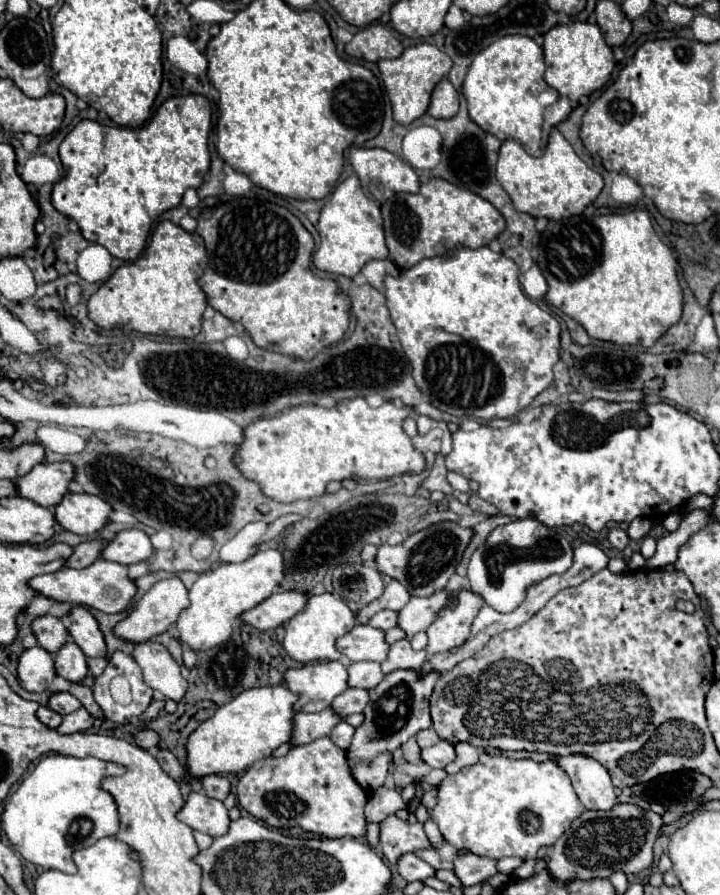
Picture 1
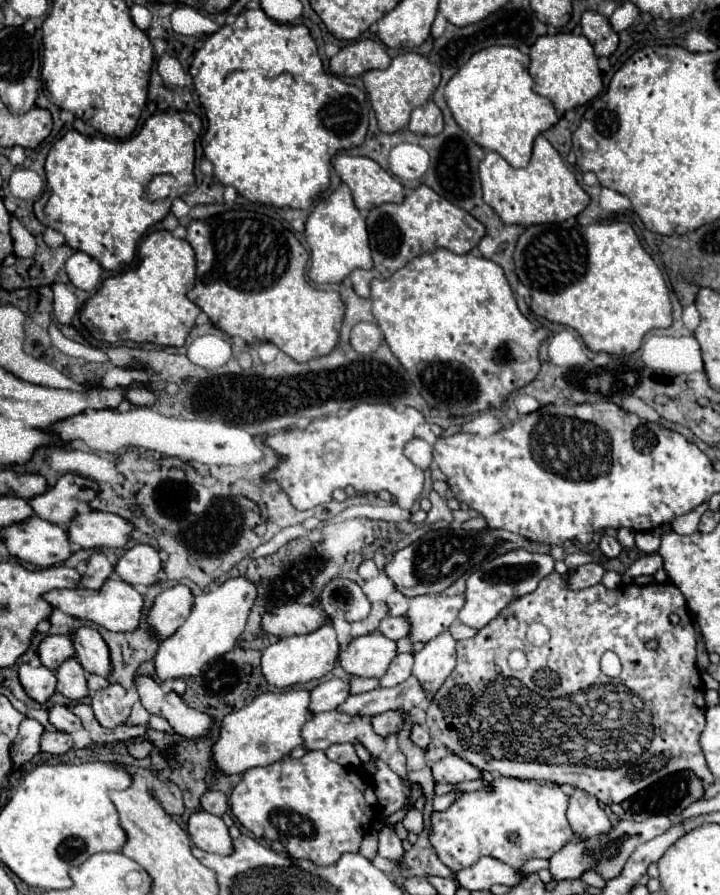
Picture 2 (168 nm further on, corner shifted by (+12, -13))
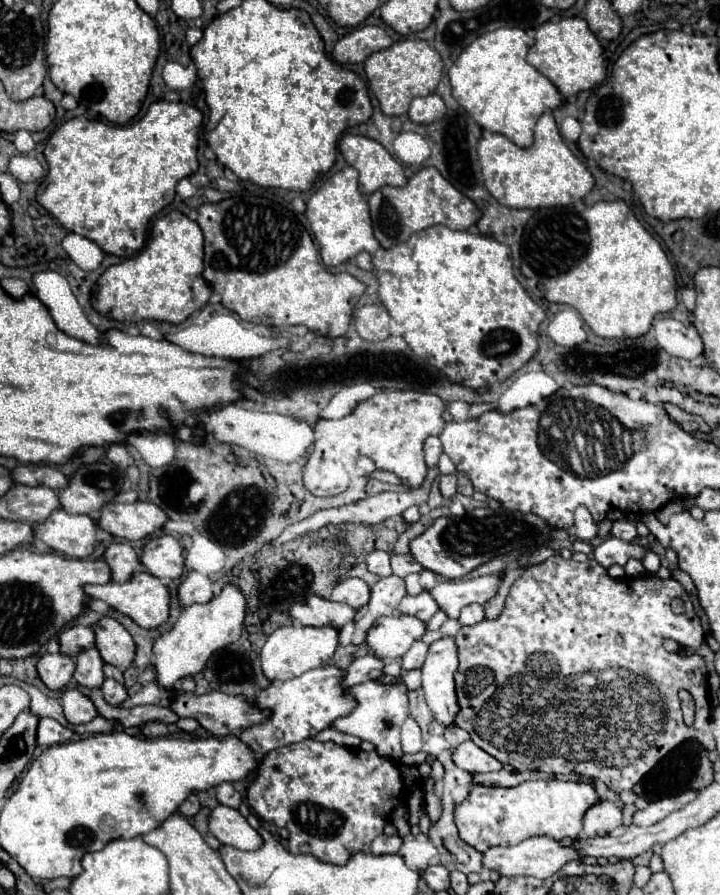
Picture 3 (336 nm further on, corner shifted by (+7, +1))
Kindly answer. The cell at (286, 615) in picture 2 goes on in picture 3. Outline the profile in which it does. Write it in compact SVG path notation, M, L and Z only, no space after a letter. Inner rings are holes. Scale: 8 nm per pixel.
M311 596L303 604L293 604L291 606L291 616L293 616L295 622L305 624L305 626L327 626L327 624L331 624L333 628L341 630L347 622L353 622L355 620L355 608L351 608L347 604L325 600L325 598L319 598L319 596Z

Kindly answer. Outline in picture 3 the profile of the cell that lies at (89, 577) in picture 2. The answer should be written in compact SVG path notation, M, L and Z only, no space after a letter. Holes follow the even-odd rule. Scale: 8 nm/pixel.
M125 542L111 544L105 550L105 562L111 566L113 582L129 582L133 572L141 566L137 552Z

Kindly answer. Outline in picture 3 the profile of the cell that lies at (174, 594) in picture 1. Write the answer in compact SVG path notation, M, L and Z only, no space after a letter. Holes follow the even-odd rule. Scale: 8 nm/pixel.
M189 572L187 580L179 586L179 600L183 608L191 606L193 602L209 602L211 598L213 598L213 582L199 572Z

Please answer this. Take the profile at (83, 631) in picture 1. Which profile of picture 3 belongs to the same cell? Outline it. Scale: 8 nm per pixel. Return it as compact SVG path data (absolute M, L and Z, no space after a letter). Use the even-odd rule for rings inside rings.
M103 618L95 626L91 626L97 638L97 648L101 658L107 664L117 666L119 670L127 670L135 656L135 642L131 634L113 618Z

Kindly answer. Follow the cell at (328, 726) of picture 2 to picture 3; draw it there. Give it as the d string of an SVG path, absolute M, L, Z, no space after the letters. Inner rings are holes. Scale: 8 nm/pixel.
M371 680L365 684L357 684L351 688L353 696L357 696L359 706L345 718L335 720L333 728L345 734L359 736L361 740L373 742L377 746L377 754L385 756L387 760L399 762L403 752L401 752L401 742L399 742L399 730L405 718L409 716L409 698L407 698L407 686L401 682L395 684L383 684L379 680Z

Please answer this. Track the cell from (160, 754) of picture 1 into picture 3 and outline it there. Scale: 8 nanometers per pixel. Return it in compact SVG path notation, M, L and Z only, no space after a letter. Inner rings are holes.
M191 794L191 796L181 804L181 808L179 808L179 812L181 812L183 816L187 816L187 818L193 818L199 810L201 810L201 804L199 804L199 800L197 800L195 794Z

